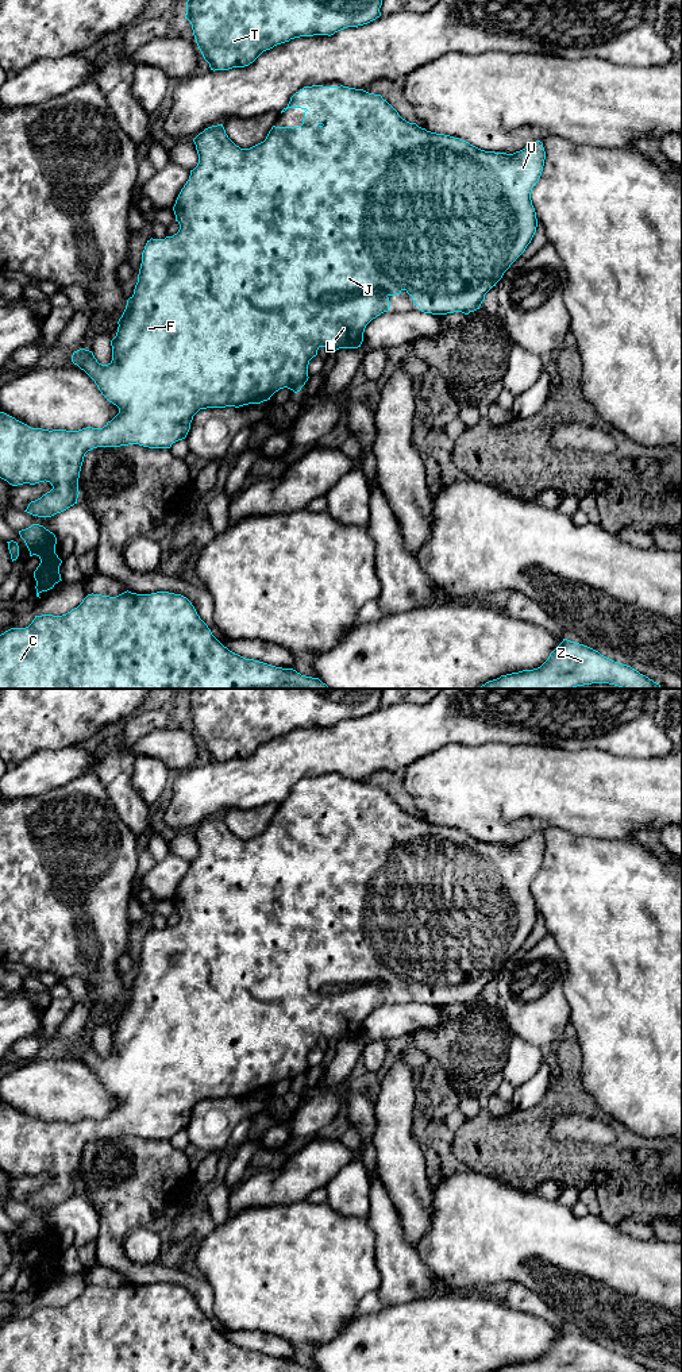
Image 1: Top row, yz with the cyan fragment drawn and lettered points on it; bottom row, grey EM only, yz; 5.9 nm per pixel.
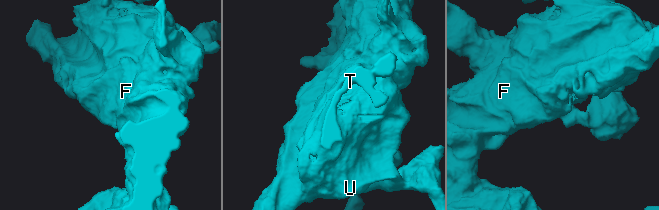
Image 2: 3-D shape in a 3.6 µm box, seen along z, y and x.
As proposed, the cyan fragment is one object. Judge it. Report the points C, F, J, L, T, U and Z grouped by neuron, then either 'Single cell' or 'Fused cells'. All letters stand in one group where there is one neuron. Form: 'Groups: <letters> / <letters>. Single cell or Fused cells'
Groups: C F J L T U Z. Single cell

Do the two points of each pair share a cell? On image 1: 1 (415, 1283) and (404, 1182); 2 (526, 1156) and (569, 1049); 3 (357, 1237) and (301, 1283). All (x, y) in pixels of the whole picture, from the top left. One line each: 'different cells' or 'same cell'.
1: different cells
2: same cell
3: same cell

